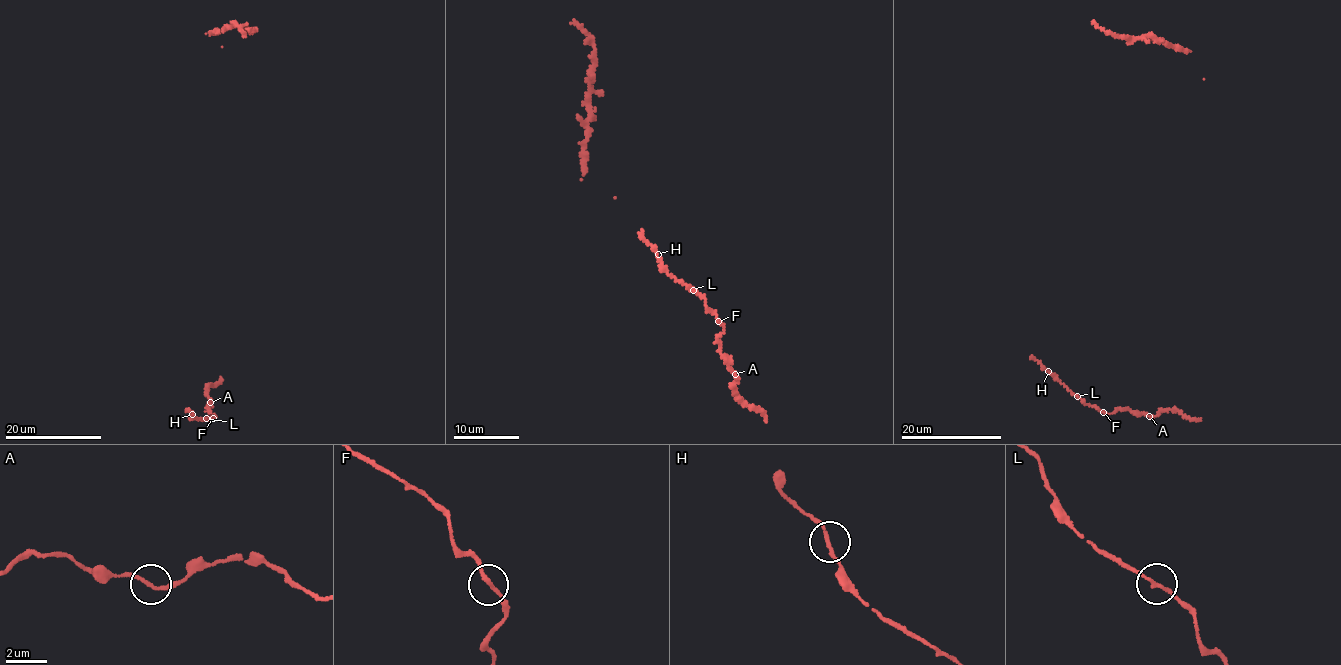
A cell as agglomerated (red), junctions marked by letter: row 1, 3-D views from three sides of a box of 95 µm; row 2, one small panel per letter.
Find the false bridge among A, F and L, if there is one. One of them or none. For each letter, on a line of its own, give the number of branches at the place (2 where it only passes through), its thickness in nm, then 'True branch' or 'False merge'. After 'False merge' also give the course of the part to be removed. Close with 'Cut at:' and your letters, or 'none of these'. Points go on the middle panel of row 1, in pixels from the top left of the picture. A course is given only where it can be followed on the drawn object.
A: Branches: 2. Thickness 160 nm. True branch
F: Branches: 2. Thickness 160 nm. True branch
L: Branches: 2. Thickness 160 nm. True branch
Cut at: none of these

